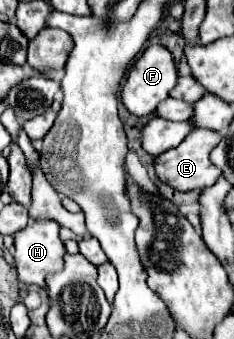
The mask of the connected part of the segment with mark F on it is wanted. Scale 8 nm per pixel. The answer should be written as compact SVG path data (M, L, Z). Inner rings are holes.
M150 45L148 49L144 49L144 53L132 63L128 77L126 77L126 85L120 93L122 103L126 105L126 109L136 115L136 117L146 117L152 115L158 107L158 103L162 103L164 99L168 99L170 91L176 87L176 65L174 59L170 55L170 51L162 45Z

